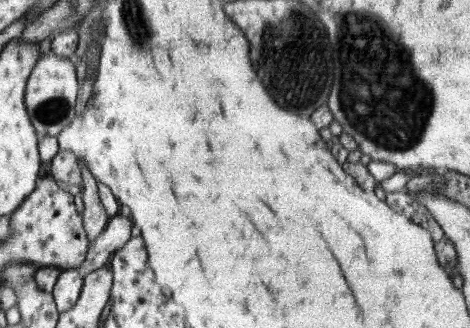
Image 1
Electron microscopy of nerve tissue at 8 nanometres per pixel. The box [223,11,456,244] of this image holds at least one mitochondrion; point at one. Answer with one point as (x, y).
(305, 93)

